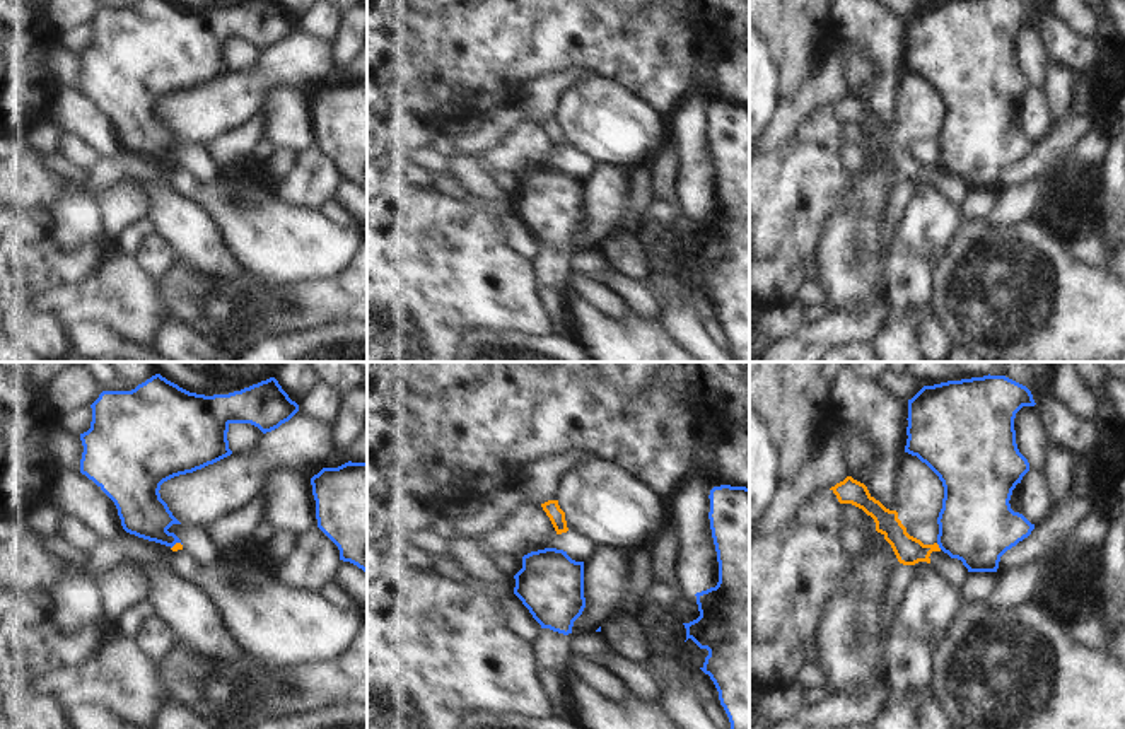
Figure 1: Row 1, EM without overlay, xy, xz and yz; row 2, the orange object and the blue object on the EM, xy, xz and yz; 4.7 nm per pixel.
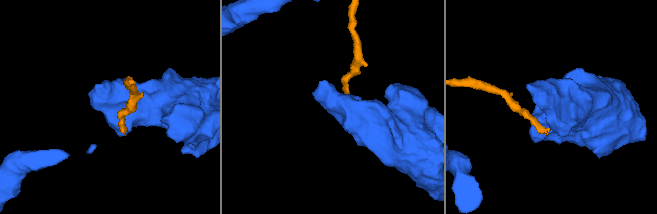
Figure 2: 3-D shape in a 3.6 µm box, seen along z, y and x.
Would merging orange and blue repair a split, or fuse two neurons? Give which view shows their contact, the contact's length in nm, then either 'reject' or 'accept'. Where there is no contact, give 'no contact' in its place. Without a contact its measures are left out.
meets orange in yz; contact 40 nm long; reject

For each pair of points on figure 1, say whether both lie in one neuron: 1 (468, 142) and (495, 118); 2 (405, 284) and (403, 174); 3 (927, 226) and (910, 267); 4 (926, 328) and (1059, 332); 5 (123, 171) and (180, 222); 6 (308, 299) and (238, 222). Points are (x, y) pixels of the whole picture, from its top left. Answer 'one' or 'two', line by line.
1: one
2: two
3: one
4: two
5: one
6: two

